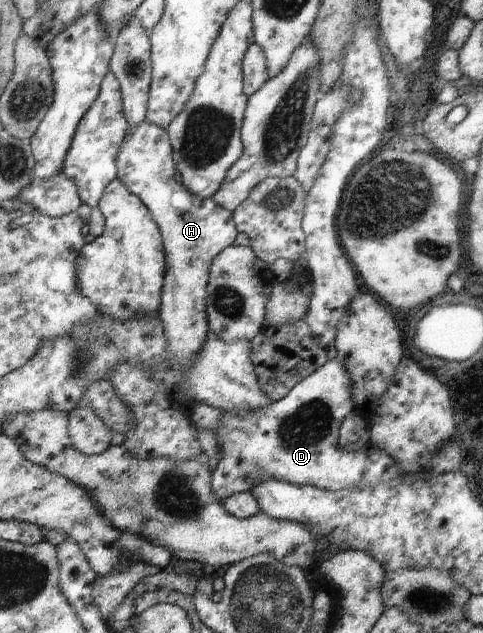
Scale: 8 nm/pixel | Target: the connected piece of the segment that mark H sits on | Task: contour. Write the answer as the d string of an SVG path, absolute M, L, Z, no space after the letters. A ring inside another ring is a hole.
M146 119L128 127L128 132L125 134L120 150L117 152L116 166L117 178L145 204L152 215L153 221L160 229L165 256L165 275L158 315L169 340L170 363L178 363L184 368L188 366L193 355L196 354L209 333L206 318L206 287L209 279L209 269L213 258L226 247L233 246L236 240L238 231L232 211L215 203L213 198L201 199L198 195L193 195L185 189L183 184L174 180L176 163L173 159L173 148L170 144L169 134L167 130L153 125Z

